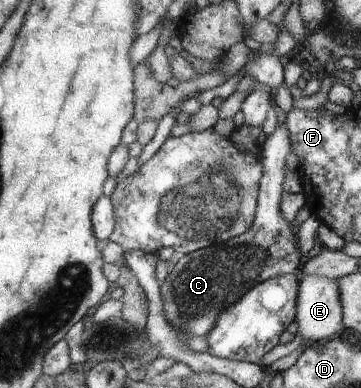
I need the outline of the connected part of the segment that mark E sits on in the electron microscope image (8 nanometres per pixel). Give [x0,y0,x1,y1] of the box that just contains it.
[295,274,344,345]

